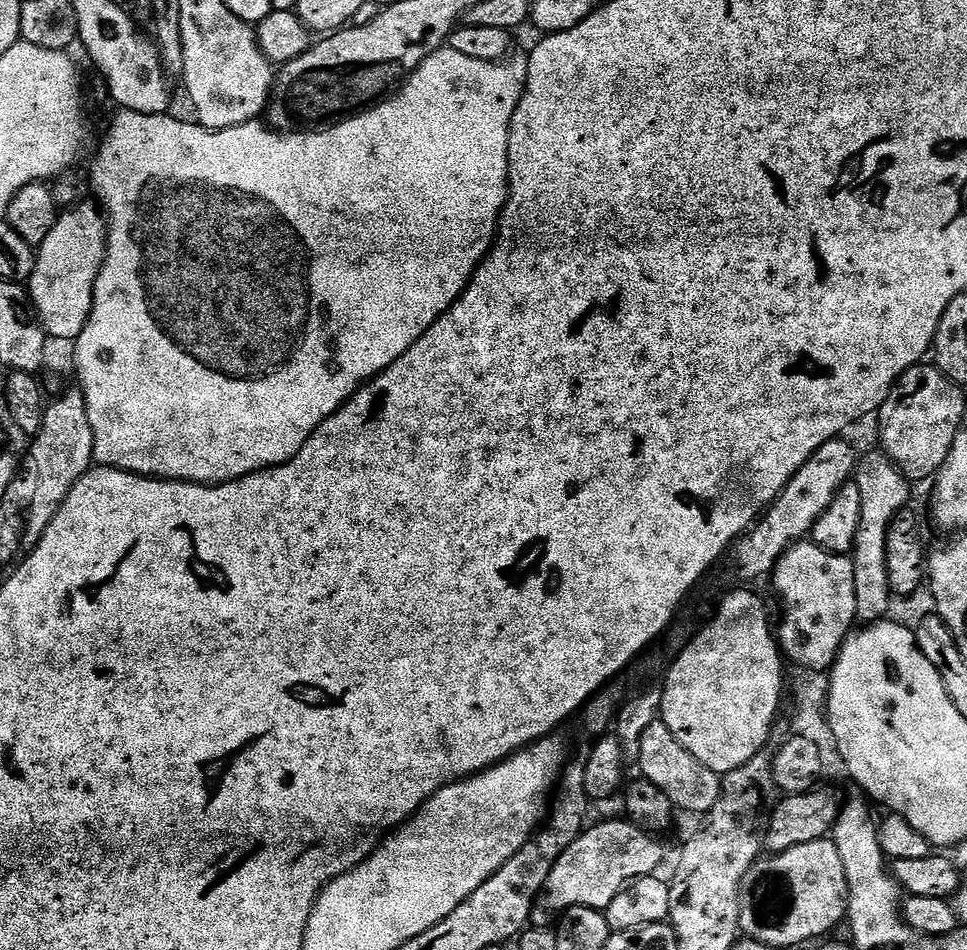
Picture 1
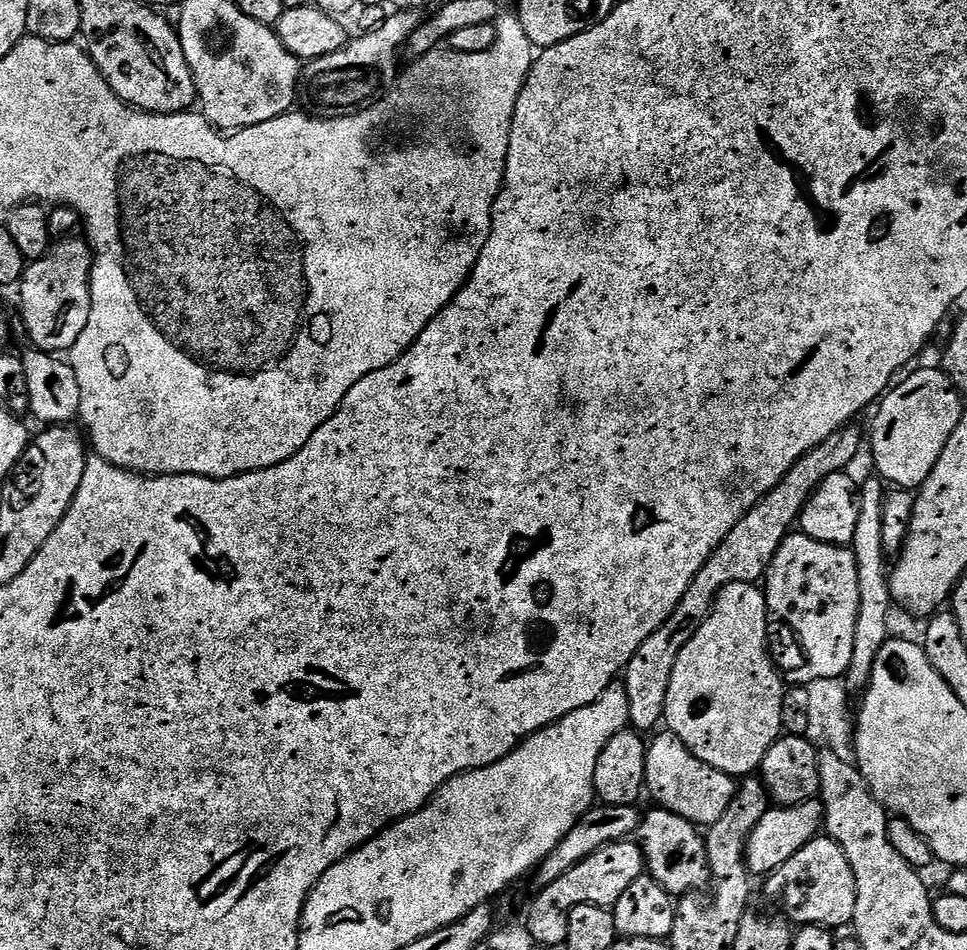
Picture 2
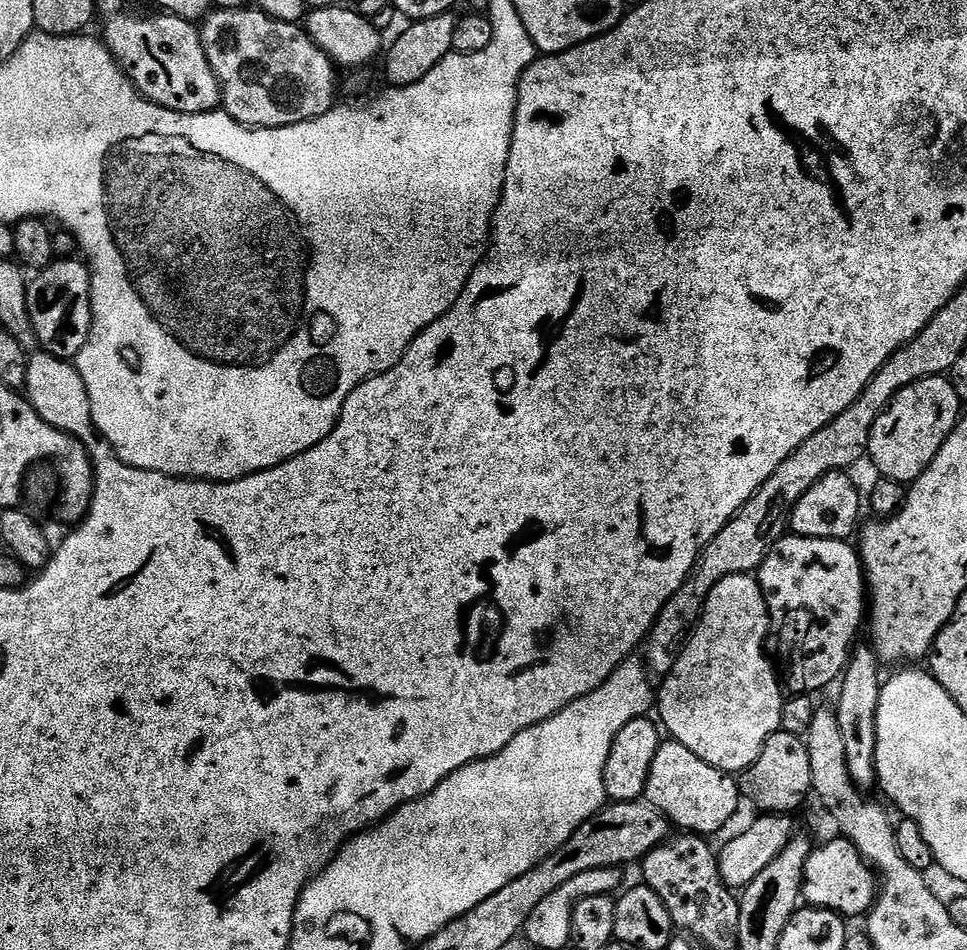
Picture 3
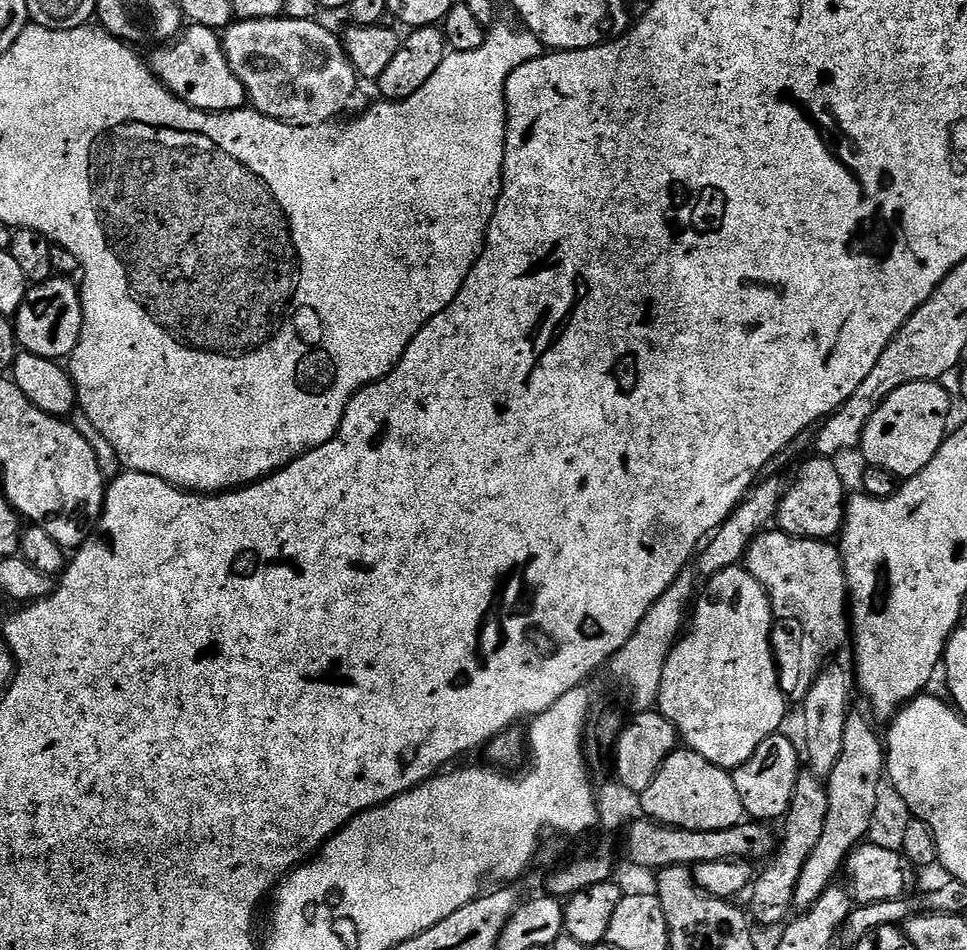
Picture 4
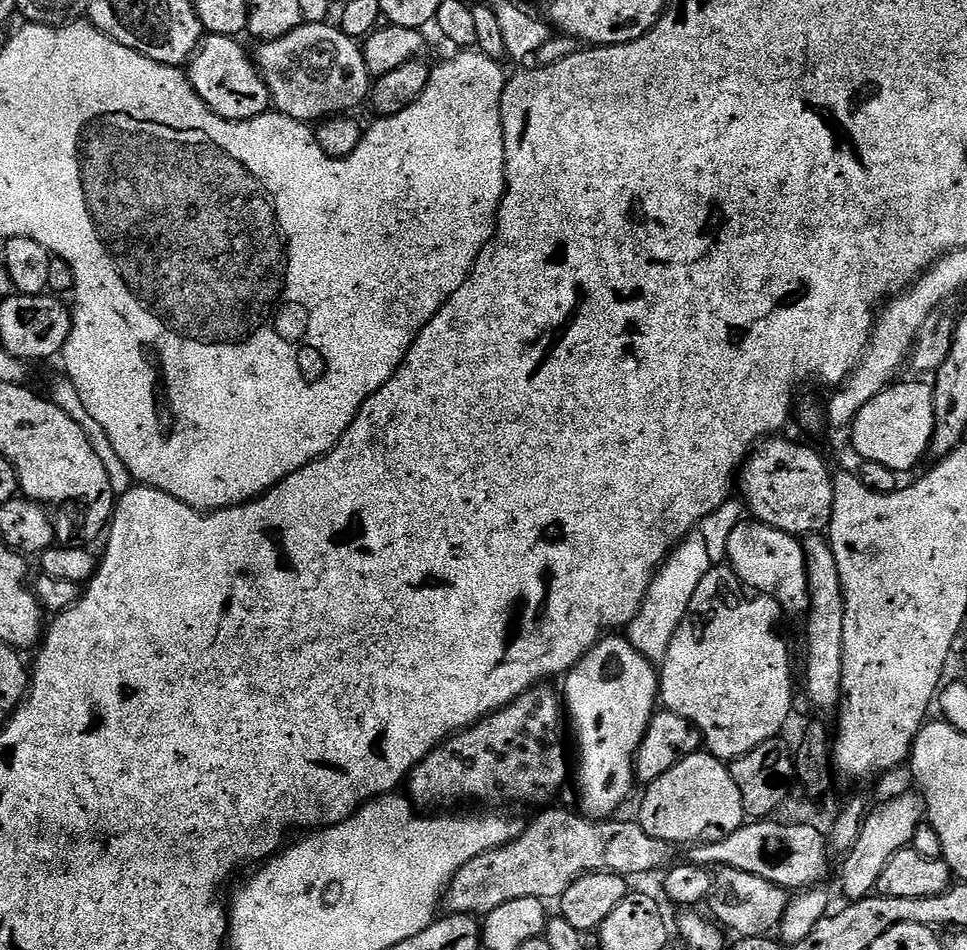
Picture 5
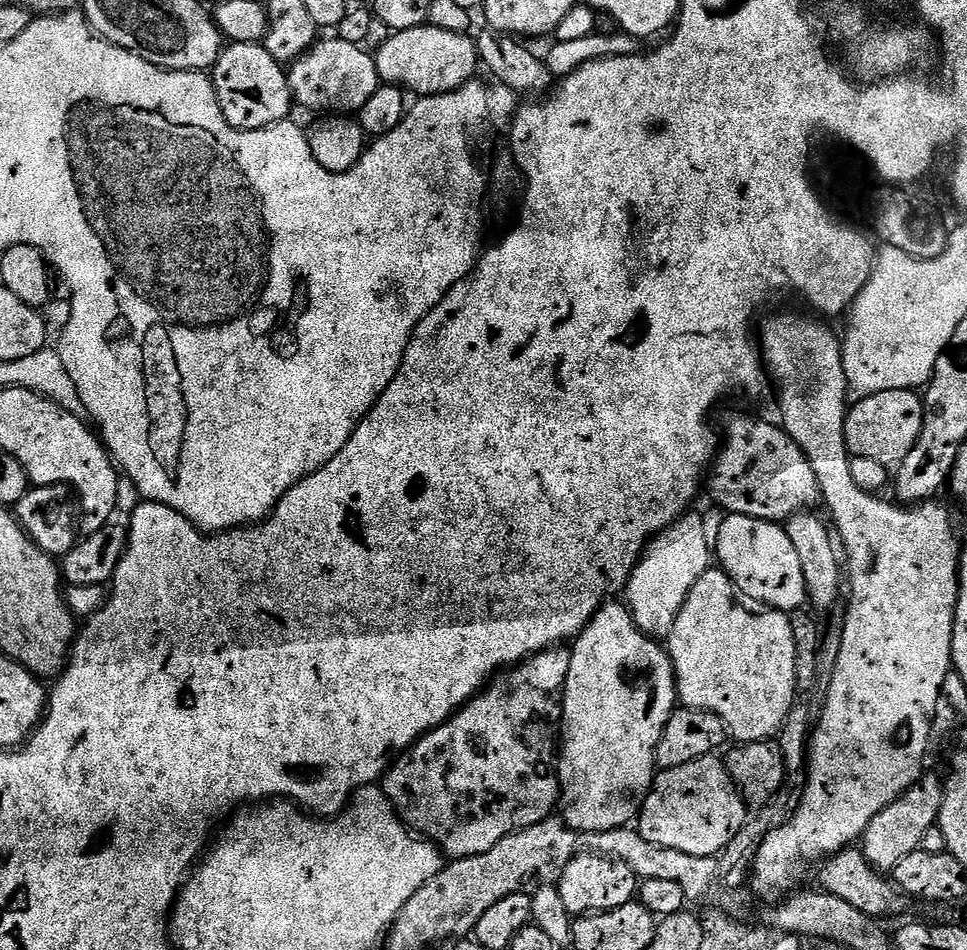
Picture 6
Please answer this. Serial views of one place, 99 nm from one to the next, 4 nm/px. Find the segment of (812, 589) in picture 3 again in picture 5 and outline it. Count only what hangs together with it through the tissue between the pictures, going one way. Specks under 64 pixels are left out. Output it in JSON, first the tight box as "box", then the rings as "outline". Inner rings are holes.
{"box":[727,518,808,613],"outline":[[[748,518],[745,524],[734,525],[728,536],[728,560],[727,563],[745,589],[774,598],[785,613],[807,613],[808,571],[804,545],[797,537]]]}

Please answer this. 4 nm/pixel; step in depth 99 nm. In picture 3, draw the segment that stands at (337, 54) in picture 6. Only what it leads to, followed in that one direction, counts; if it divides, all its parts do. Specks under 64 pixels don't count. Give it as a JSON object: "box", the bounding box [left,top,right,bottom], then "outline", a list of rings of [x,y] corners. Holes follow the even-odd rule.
{"box":[199,6,337,128],"outline":[[[245,6],[209,11],[199,29],[204,53],[220,83],[223,111],[240,124],[281,128],[313,120],[337,103],[337,69],[299,23],[275,20]]]}

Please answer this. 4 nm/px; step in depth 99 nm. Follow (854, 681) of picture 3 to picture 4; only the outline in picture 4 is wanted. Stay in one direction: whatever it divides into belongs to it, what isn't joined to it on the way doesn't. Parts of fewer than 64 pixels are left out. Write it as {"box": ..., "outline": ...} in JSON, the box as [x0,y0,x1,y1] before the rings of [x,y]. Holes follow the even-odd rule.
{"box":[795,714,886,910],"outline":[[[856,714],[849,715],[844,727],[844,747],[840,749],[840,755],[835,761],[836,769],[832,772],[832,781],[827,781],[828,813],[822,830],[822,838],[818,838],[818,846],[810,854],[810,858],[804,863],[802,874],[796,883],[795,907],[800,910],[810,909],[819,900],[823,892],[833,883],[836,870],[843,867],[847,855],[867,837],[868,827],[871,824],[871,816],[874,814],[877,801],[877,787],[886,772],[886,748],[878,737],[872,733],[872,728]]]}

